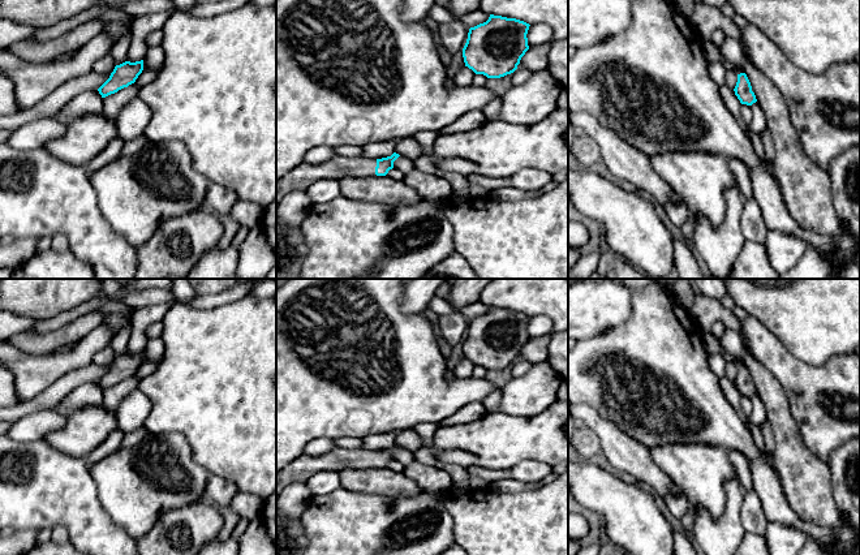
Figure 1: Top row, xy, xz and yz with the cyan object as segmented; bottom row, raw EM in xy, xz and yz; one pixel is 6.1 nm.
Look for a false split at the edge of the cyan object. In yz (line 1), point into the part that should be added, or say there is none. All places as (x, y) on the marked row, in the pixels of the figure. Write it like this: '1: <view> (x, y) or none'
1: none

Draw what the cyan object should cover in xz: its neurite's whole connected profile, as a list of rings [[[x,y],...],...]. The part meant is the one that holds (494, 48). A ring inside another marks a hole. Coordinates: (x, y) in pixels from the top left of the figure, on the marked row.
[[[490,14],[489,20],[469,29],[463,48],[465,66],[487,78],[500,78],[513,73],[529,50],[529,23]]]

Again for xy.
[[[143,60],[130,63],[125,61],[116,65],[109,78],[98,89],[102,98],[117,92],[119,90],[134,83],[143,70]]]

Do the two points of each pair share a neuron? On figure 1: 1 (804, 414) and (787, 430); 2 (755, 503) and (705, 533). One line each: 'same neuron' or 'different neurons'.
1: different neurons
2: different neurons

